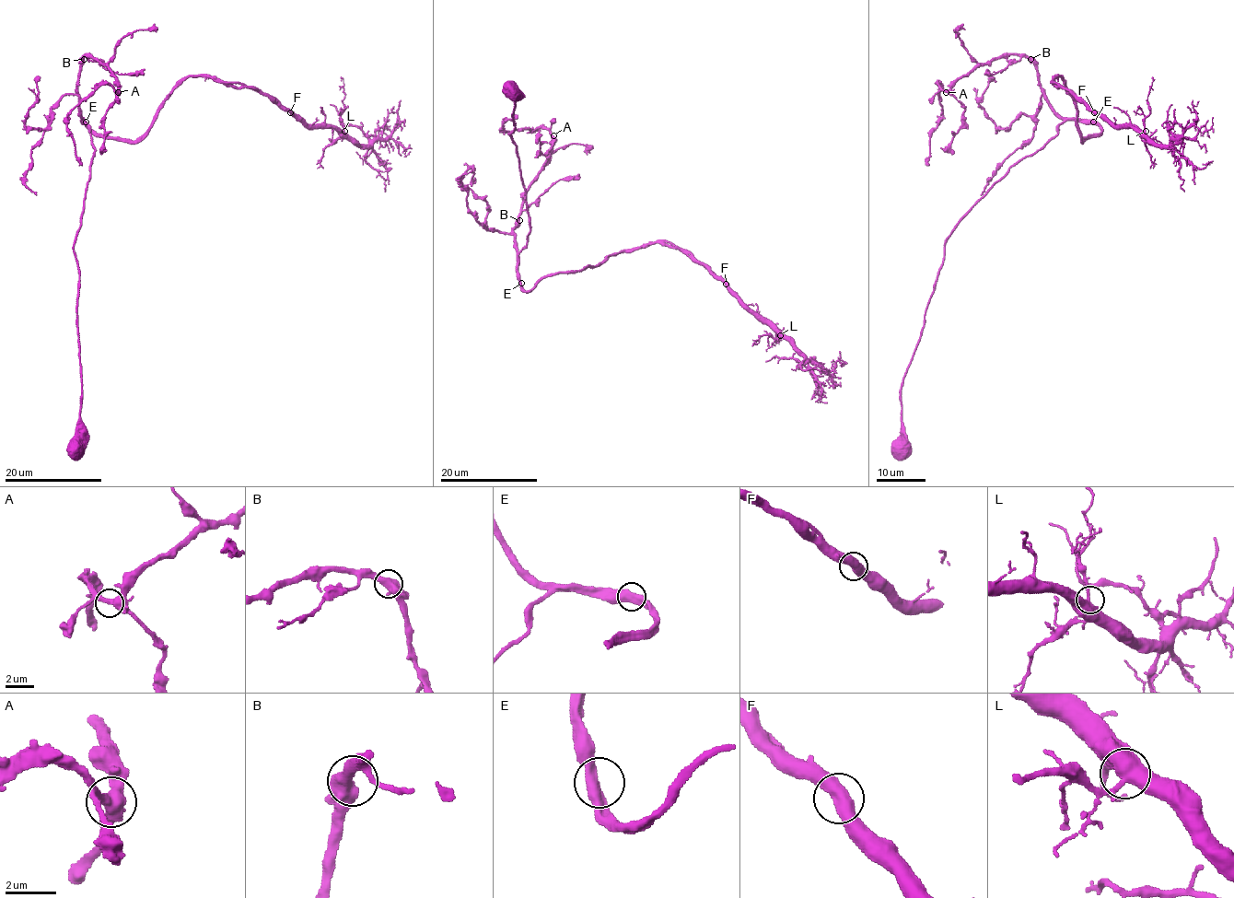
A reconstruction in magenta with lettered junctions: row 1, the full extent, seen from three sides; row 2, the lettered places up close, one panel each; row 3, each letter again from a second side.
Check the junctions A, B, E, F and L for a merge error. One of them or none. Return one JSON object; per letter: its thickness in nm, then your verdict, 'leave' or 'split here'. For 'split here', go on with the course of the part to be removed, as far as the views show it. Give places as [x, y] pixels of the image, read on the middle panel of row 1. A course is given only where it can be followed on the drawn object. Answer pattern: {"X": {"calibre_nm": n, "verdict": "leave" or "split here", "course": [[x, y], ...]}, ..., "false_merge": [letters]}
{"A": {"calibre_nm": 460, "verdict": "leave"}, "B": {"calibre_nm": 550, "verdict": "leave"}, "E": {"calibre_nm": 550, "verdict": "leave"}, "F": {"calibre_nm": 550, "verdict": "leave"}, "L": {"calibre_nm": 480, "verdict": "leave"}, "false_merge": []}

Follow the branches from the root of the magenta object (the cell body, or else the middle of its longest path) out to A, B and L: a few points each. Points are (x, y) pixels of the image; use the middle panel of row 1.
A: (506, 91), (517, 90), (509, 134), (529, 227), (519, 252), (513, 229), (522, 193), (553, 135)
B: (506, 91), (517, 90), (509, 134), (529, 227), (519, 252), (513, 235), (519, 220)
L: (506, 91), (517, 90), (509, 134), (529, 227), (518, 256), (526, 291), (664, 242), (703, 262), (780, 335)

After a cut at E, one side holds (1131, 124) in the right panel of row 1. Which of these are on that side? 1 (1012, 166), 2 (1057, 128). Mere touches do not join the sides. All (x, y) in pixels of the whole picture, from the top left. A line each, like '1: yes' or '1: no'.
1: no
2: no

